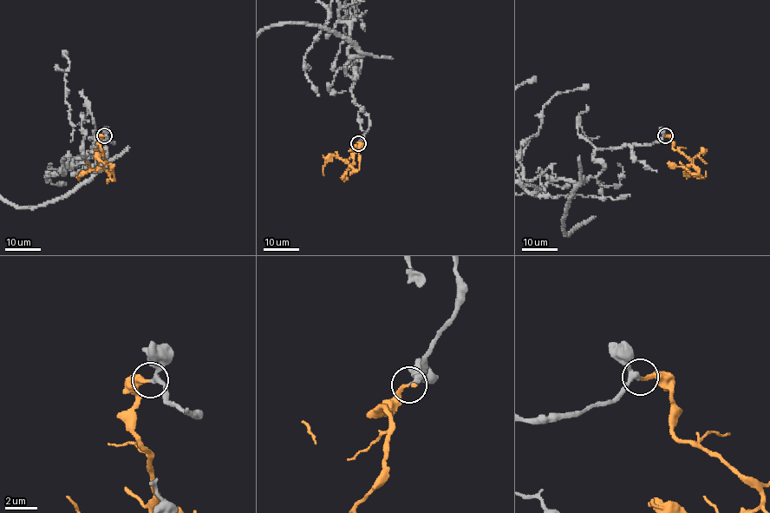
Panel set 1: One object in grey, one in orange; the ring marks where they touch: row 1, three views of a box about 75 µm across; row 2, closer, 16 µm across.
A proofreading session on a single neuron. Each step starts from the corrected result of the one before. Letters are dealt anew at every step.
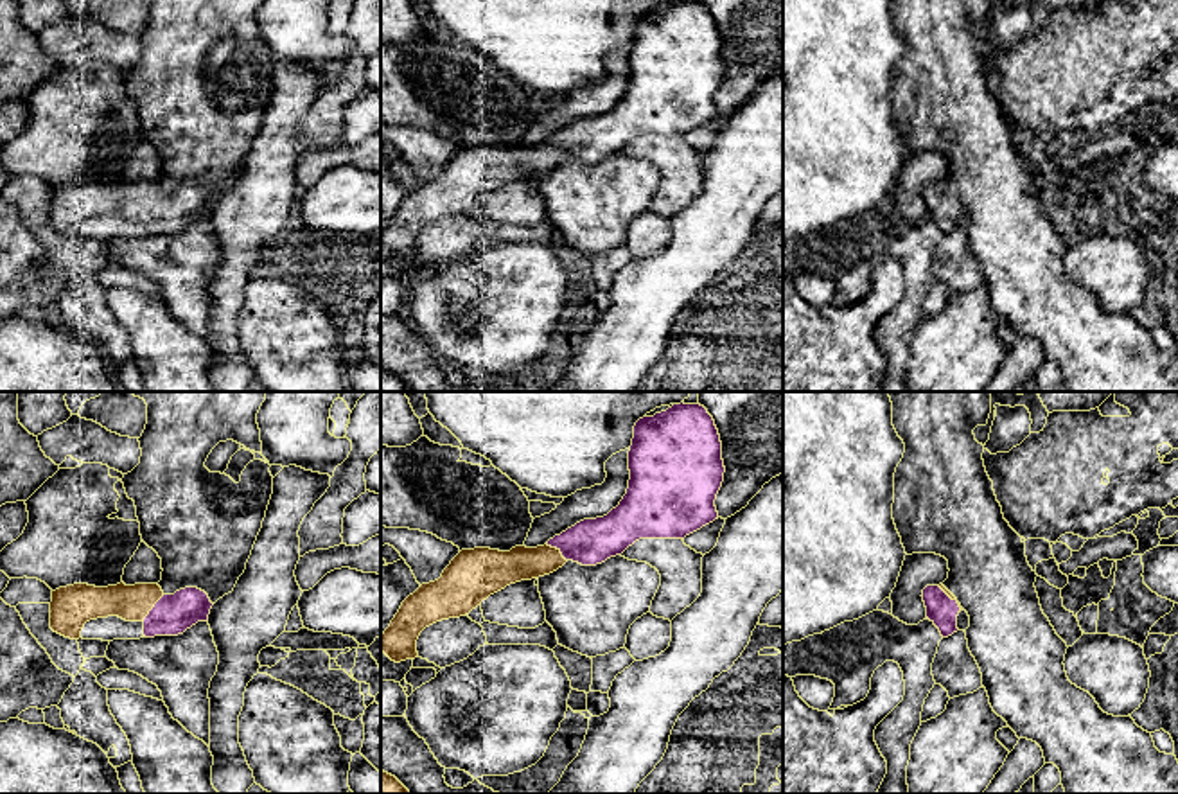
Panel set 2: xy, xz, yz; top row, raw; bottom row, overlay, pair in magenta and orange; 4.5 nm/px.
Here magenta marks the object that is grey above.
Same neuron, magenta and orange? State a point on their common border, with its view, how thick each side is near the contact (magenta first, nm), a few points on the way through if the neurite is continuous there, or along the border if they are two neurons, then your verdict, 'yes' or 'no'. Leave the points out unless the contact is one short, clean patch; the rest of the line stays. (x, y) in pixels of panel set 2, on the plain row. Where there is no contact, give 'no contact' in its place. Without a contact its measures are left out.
meets magenta in xy at (153, 205); 180 nm thick on the magenta side, 160 nm on the other; runs through xy (173, 212), (162, 212), (153, 205), (146, 200), (130, 200); yes

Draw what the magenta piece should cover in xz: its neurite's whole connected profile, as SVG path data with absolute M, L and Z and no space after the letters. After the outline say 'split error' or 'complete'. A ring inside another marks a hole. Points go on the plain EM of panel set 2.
M699 0L639 16L629 68L629 86L616 106L576 120L544 144L462 147L438 178L422 181L402 199L381 234L381 248L395 260L415 257L426 225L469 212L510 181L549 172L567 158L602 162L639 137L684 137L718 117L722 40Z | split error

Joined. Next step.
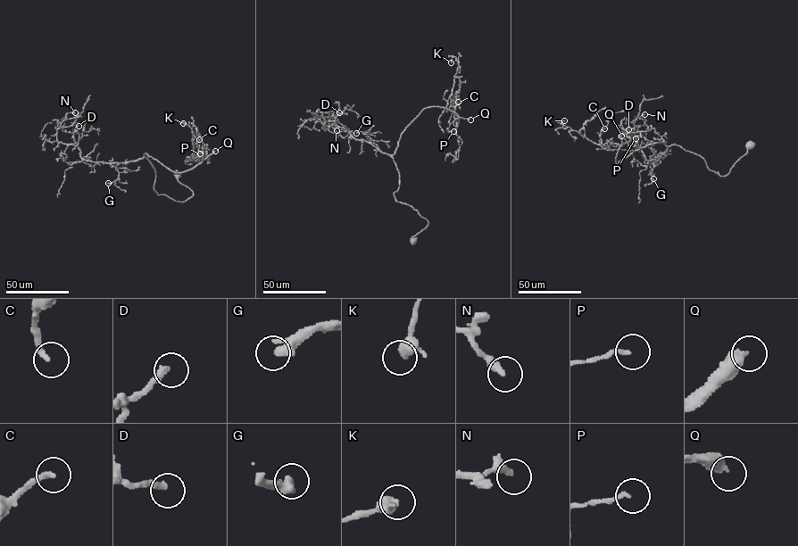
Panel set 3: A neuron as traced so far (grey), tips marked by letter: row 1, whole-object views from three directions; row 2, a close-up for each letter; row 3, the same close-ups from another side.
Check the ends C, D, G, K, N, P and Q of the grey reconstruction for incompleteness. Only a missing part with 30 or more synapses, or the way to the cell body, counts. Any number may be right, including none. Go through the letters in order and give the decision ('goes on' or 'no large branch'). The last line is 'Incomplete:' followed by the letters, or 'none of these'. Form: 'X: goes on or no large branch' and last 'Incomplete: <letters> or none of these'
C: goes on
D: no large branch
G: no large branch
K: no large branch
N: no large branch
P: no large branch
Q: goes on
Incomplete: C, Q

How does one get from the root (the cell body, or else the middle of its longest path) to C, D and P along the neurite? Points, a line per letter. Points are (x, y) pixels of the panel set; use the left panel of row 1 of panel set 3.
C: (177, 175), (193, 193), (183, 202), (157, 194), (154, 168), (140, 158), (185, 172), (204, 159), (199, 139)
D: (177, 175), (193, 193), (183, 202), (157, 194), (146, 157), (85, 160), (73, 136), (78, 126)
P: (177, 175), (193, 193), (183, 202), (157, 194), (154, 168), (140, 158), (184, 172), (200, 153)

